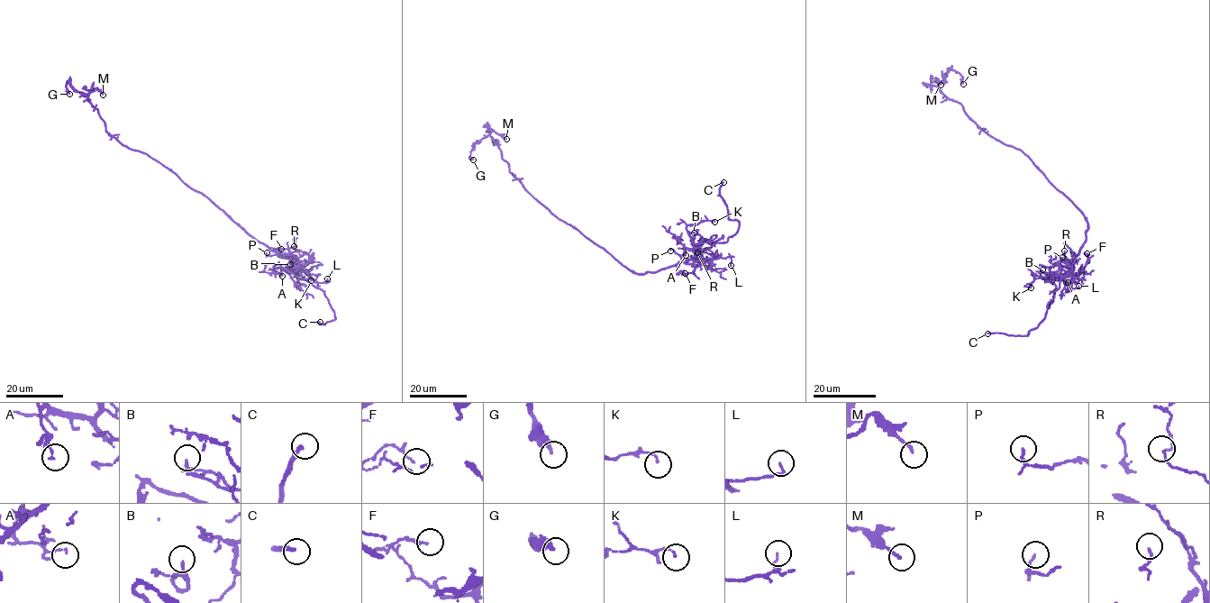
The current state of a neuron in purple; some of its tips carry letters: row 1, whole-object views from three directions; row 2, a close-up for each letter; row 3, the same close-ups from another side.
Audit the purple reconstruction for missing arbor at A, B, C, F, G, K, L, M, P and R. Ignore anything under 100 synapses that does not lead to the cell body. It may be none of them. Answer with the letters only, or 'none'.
C

